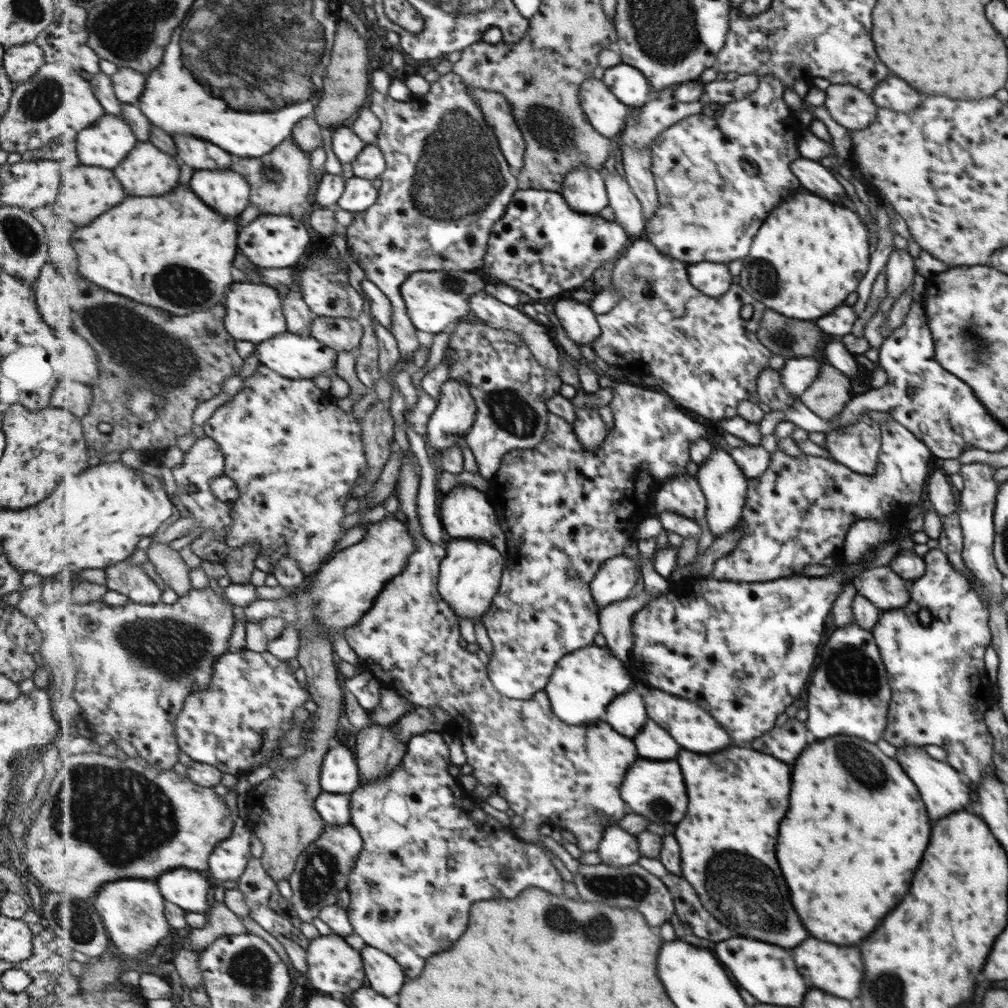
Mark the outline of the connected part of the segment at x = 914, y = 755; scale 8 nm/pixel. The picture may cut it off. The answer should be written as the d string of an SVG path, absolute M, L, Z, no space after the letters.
M903 746L896 750L895 759L909 770L909 778L917 782L917 790L921 790L921 798L925 798L925 808L929 810L929 818L937 820L941 816L947 816L951 812L957 812L963 808L963 804L969 802L969 788L959 780L959 774L951 768L951 764L937 762L929 758L923 748L915 746Z

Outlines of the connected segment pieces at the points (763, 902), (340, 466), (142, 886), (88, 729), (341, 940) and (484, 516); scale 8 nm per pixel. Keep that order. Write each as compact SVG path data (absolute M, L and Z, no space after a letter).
M727 748L721 756L723 760L719 764L709 756L701 756L689 750L683 750L677 758L685 770L685 782L689 782L689 818L679 822L675 832L683 850L682 876L697 886L696 891L701 894L705 908L715 918L721 918L721 922L729 922L729 926L737 930L737 936L761 938L761 942L793 948L801 944L809 934L801 926L789 902L789 890L773 856L777 822L787 812L789 768L773 756L747 748Z
M260 364L259 367L255 370L255 372L248 378L245 378L244 380L245 385L243 388L243 391L238 392L231 401L221 405L221 408L217 410L217 412L203 425L203 428L205 429L205 432L208 434L209 437L216 439L216 441L220 444L220 449L224 451L224 455L226 456L226 475L229 478L232 478L237 485L237 488L239 489L240 495L235 502L230 503L230 507L232 508L232 516L233 516L233 525L230 527L228 535L226 536L226 543L229 547L233 549L239 549L243 545L249 545L252 544L253 541L259 542L259 544L262 546L260 555L270 555L273 554L276 550L279 550L283 544L287 544L288 549L287 552L284 554L284 556L294 558L295 561L298 562L298 565L302 568L302 571L305 574L311 574L311 572L315 572L315 570L319 570L319 566L321 568L321 563L327 558L327 554L337 546L337 542L345 536L345 531L343 531L343 518L345 518L345 504L347 504L347 500L350 498L349 490L353 487L353 484L361 478L361 476L364 476L365 473L368 472L368 455L367 450L365 450L365 445L363 443L362 438L362 431L360 428L360 421L355 418L355 416L350 412L345 412L345 410L341 410L339 406L337 406L336 398L329 396L328 392L325 392L323 390L319 390L317 386L313 383L313 380L311 379L291 379L291 378L285 378L284 375L277 374L276 370L273 370L272 368L269 368L268 366L265 366L263 364Z
M131 878L121 882L107 882L93 898L93 903L103 917L112 952L120 958L144 960L145 952L153 950L171 932L170 922L165 914L166 898L157 880Z
M209 586L202 589L193 589L187 596L181 596L175 604L167 604L164 601L157 603L137 603L130 602L125 606L111 606L104 600L89 603L71 603L67 605L58 622L61 644L60 650L65 656L66 661L73 666L75 677L75 688L70 694L70 704L68 715L71 723L79 727L82 731L90 734L107 734L112 741L125 740L135 747L138 755L153 766L158 766L163 770L171 770L175 764L181 760L180 740L177 737L177 718L184 709L184 702L188 696L198 690L209 688L212 682L212 674L219 658L225 653L230 652L229 640L235 630L235 612L231 603L225 601L221 595L217 594Z
M331 934L319 936L310 941L308 948L309 982L317 990L323 992L341 992L341 994L353 994L357 992L363 984L365 977L368 976L365 970L364 958L360 951L355 950L345 937Z
M469 484L454 486L444 495L440 509L440 517L448 534L453 539L487 541L493 546L496 546L505 557L509 554L508 538L505 534L505 530L503 530L503 527L500 525L500 518L496 513L496 507L490 502L488 495L477 490L477 488Z

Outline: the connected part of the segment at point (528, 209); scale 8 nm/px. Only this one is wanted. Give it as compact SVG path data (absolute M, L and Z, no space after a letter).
M519 188L505 216L494 225L485 253L485 267L480 272L526 293L532 301L538 298L552 298L568 290L580 288L583 282L591 280L597 268L605 266L607 261L616 262L627 252L630 245L631 239L621 223L611 222L598 214L573 210L562 192Z

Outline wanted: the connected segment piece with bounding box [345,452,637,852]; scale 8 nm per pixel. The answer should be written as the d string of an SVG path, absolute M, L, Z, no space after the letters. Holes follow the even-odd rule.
M403 452L402 461L401 476L396 484L397 498L399 509L406 514L407 524L416 538L418 549L410 556L403 574L388 582L384 592L376 598L372 609L364 614L359 624L345 630L345 639L364 668L371 670L379 683L394 688L415 705L449 711L451 722L459 724L466 734L459 741L466 755L466 763L473 768L469 777L489 788L491 793L507 800L509 807L516 812L514 831L523 842L536 842L541 825L559 824L559 828L565 828L577 838L577 847L581 852L599 852L603 832L631 812L621 796L621 784L627 770L633 766L633 762L637 762L635 742L601 720L587 726L573 726L561 721L561 718L555 716L546 690L540 690L531 700L509 698L497 690L488 675L488 665L459 642L459 618L440 593L441 563L448 557L448 550L424 534L421 516L418 514L421 476L415 473L411 459ZM599 812L609 816L606 826L603 826Z

